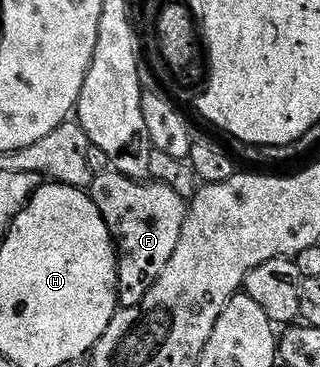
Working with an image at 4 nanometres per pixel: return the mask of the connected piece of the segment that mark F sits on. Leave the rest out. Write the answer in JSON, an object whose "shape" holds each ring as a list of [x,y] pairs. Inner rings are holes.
{"shape":[[[115,172],[93,177],[90,193],[98,212],[102,212],[110,228],[112,241],[116,243],[116,268],[120,271],[116,289],[119,305],[136,306],[146,296],[146,292],[150,292],[158,276],[162,276],[162,268],[170,264],[170,256],[174,256],[174,248],[178,248],[178,236],[182,236],[182,224],[186,213],[185,199],[180,198],[173,188],[162,182],[127,178]]]}

